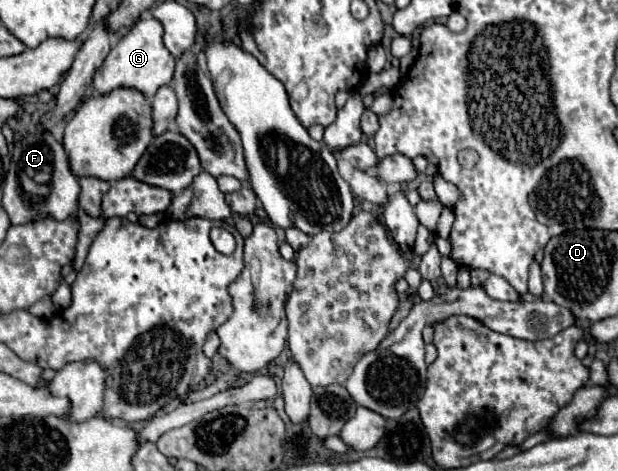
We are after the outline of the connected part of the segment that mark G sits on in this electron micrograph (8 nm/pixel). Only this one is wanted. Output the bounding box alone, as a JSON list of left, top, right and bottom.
[93,17,175,99]

